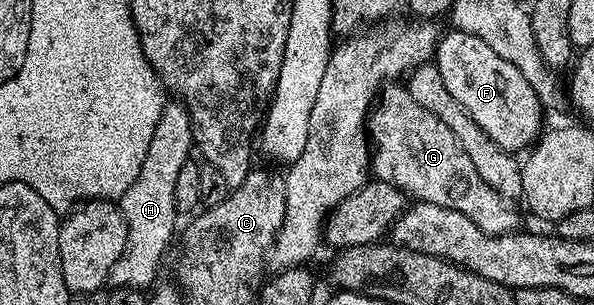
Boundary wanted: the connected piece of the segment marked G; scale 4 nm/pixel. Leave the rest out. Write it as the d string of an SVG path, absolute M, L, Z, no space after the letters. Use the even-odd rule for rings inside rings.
M396 84L385 85L379 91L366 119L371 173L379 181L403 190L409 199L462 212L462 216L474 220L482 232L513 233L517 226L516 214L508 207L511 205L497 190L488 187L482 176L478 176L478 168L474 168L470 156L462 152L462 144L458 144L454 132L450 132L434 112L426 112L403 85L392 85Z

